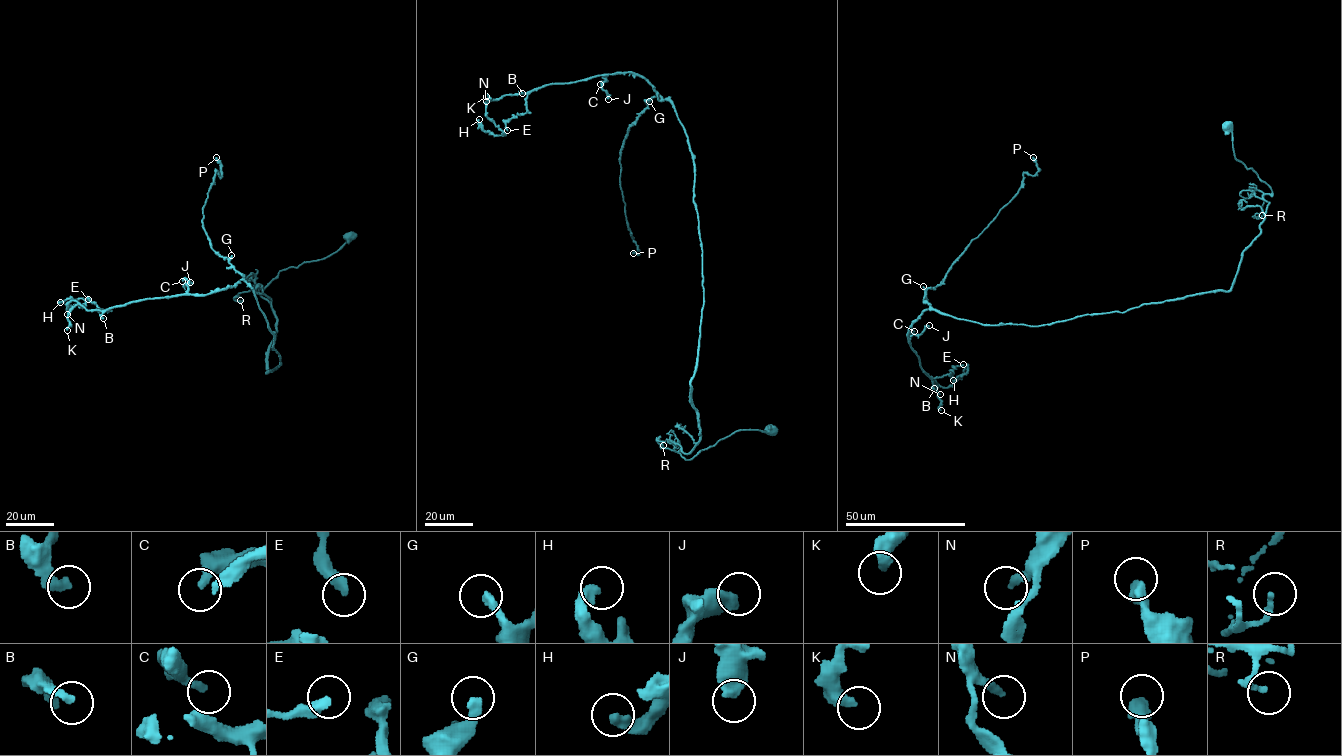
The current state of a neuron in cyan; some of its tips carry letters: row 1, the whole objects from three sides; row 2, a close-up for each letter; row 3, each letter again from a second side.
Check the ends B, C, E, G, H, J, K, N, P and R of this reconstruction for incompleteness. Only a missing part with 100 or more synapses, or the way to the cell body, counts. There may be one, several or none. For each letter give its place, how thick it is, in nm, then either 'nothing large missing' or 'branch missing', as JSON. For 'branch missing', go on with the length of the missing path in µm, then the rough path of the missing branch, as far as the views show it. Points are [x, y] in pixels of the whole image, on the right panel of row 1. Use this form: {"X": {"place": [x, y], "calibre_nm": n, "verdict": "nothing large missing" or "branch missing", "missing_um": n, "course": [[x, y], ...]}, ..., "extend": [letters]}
{"B": {"place": [934, 388], "calibre_nm": 320, "verdict": "nothing large missing"}, "C": {"place": [914, 331], "calibre_nm": 280, "verdict": "nothing large missing"}, "E": {"place": [963, 364], "calibre_nm": 400, "verdict": "nothing large missing"}, "G": {"place": [923, 286], "calibre_nm": 320, "verdict": "nothing large missing"}, "H": {"place": [953, 380], "calibre_nm": 320, "verdict": "nothing large missing"}, "J": {"place": [929, 325], "calibre_nm": 480, "verdict": "nothing large missing"}, "K": {"place": [941, 410], "calibre_nm": 360, "verdict": "nothing large missing"}, "N": {"place": [940, 394], "calibre_nm": 280, "verdict": "nothing large missing"}, "P": {"place": [1033, 157], "calibre_nm": 440, "verdict": "nothing large missing"}, "R": {"place": [1262, 215], "calibre_nm": 200, "verdict": "nothing large missing"}, "extend": []}

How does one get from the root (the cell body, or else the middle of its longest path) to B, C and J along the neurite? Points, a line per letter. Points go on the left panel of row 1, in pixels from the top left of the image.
B: (350, 237), (257, 286), (276, 319), (267, 373), (280, 355), (243, 280), (116, 305), (103, 318)
C: (350, 237), (257, 286), (276, 319), (267, 373), (280, 355), (247, 283), (195, 294), (182, 281)
J: (350, 237), (257, 286), (276, 319), (267, 373), (280, 357), (248, 285), (195, 294), (190, 282)

